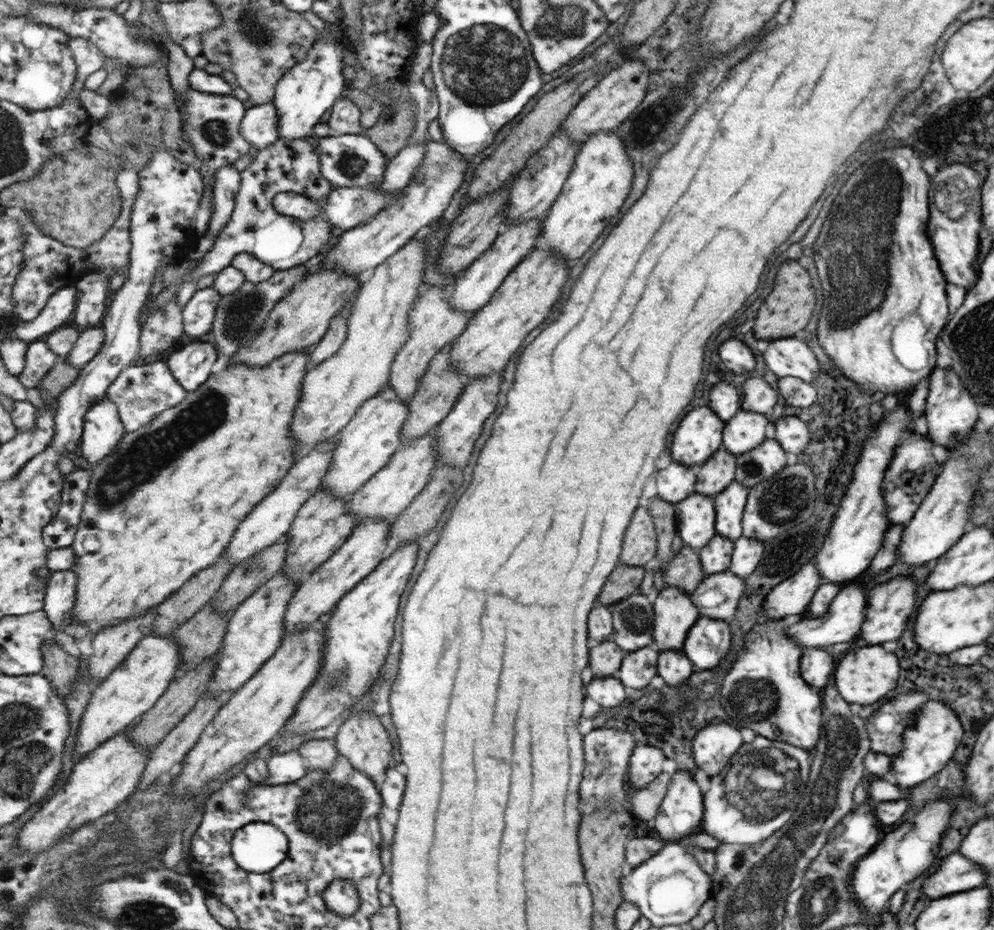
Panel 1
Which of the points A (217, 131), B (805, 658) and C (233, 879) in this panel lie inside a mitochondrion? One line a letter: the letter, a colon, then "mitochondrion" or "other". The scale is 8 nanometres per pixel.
A: mitochondrion
B: other
C: other

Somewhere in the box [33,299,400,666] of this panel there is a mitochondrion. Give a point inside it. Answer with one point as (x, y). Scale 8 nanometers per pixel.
(138, 463)

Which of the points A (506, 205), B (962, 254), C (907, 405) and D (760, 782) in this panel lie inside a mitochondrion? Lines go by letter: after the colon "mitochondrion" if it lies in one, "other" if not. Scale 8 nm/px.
A: other
B: other
C: other
D: mitochondrion

